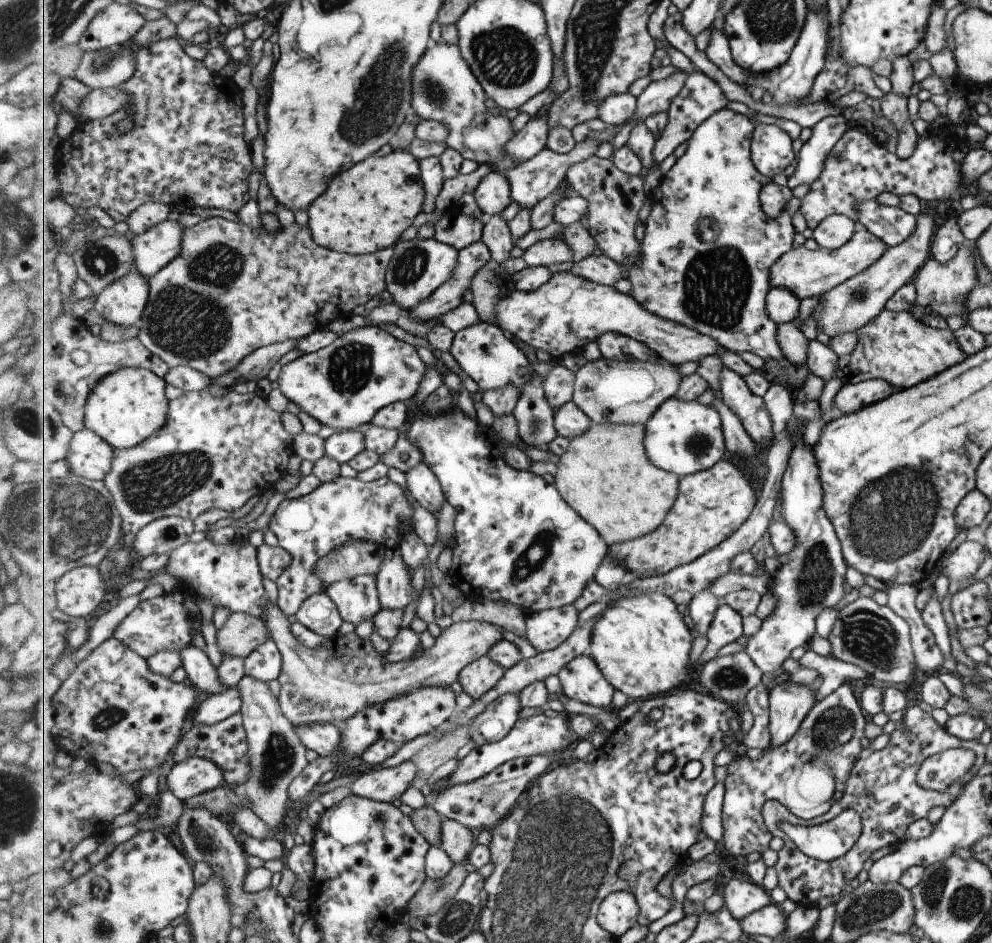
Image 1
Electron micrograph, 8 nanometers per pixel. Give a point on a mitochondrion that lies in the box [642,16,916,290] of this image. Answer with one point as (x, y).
(871, 44)

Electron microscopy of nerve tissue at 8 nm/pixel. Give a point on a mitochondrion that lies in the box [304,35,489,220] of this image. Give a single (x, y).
(434, 93)

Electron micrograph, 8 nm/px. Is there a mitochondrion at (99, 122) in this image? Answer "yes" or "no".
no

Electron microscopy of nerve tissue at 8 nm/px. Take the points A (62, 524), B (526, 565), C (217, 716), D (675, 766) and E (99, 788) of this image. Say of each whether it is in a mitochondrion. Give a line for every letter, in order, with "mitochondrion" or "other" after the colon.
A: mitochondrion
B: mitochondrion
C: other
D: other
E: other

